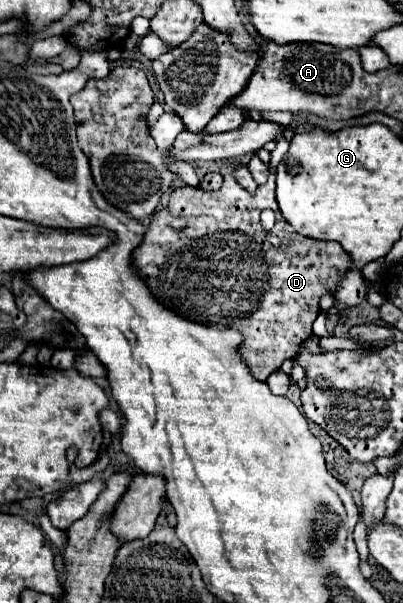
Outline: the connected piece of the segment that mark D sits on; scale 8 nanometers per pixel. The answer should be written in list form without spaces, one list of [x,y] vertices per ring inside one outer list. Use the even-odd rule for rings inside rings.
[[[225,175],[223,187],[217,189],[217,191],[203,191],[203,189],[187,187],[187,185],[175,189],[175,191],[171,193],[171,197],[169,197],[169,205],[163,207],[163,209],[159,209],[159,211],[155,211],[155,213],[151,215],[151,223],[149,223],[145,235],[143,235],[141,245],[137,245],[137,247],[133,249],[131,261],[133,261],[133,267],[135,267],[135,271],[139,273],[139,277],[141,277],[141,279],[147,283],[147,287],[151,289],[153,297],[157,297],[157,299],[159,299],[167,309],[171,309],[175,315],[179,315],[179,317],[183,317],[183,319],[189,319],[189,321],[197,321],[197,323],[201,323],[201,325],[211,325],[211,327],[237,327],[237,329],[241,329],[241,333],[245,335],[245,341],[243,341],[239,353],[241,353],[241,357],[245,359],[247,367],[251,369],[251,375],[253,375],[255,379],[259,379],[259,381],[267,381],[267,377],[269,377],[273,371],[277,371],[287,357],[295,357],[295,355],[299,353],[301,343],[311,335],[311,325],[313,325],[313,321],[317,319],[317,315],[319,315],[319,311],[321,311],[321,309],[319,309],[319,299],[321,299],[323,295],[327,295],[327,293],[329,293],[329,295],[335,295],[339,281],[345,277],[345,273],[349,273],[349,269],[351,269],[351,265],[353,265],[353,263],[351,263],[351,257],[347,255],[347,251],[343,251],[343,247],[341,247],[339,243],[335,243],[335,241],[315,241],[315,239],[303,237],[303,235],[299,235],[299,233],[293,231],[293,227],[283,219],[283,215],[281,215],[281,211],[279,211],[279,207],[277,207],[277,201],[275,201],[275,177],[269,177],[267,183],[257,189],[255,195],[249,195],[243,187],[239,187],[239,183],[237,183],[237,179],[235,179],[233,175]],[[263,209],[273,209],[273,211],[277,213],[277,223],[275,223],[275,229],[273,229],[273,231],[265,231],[265,229],[261,227],[259,213],[261,213]],[[267,235],[277,235],[277,237],[281,239],[281,245],[279,245],[279,247],[273,247],[273,245],[269,243]]]

